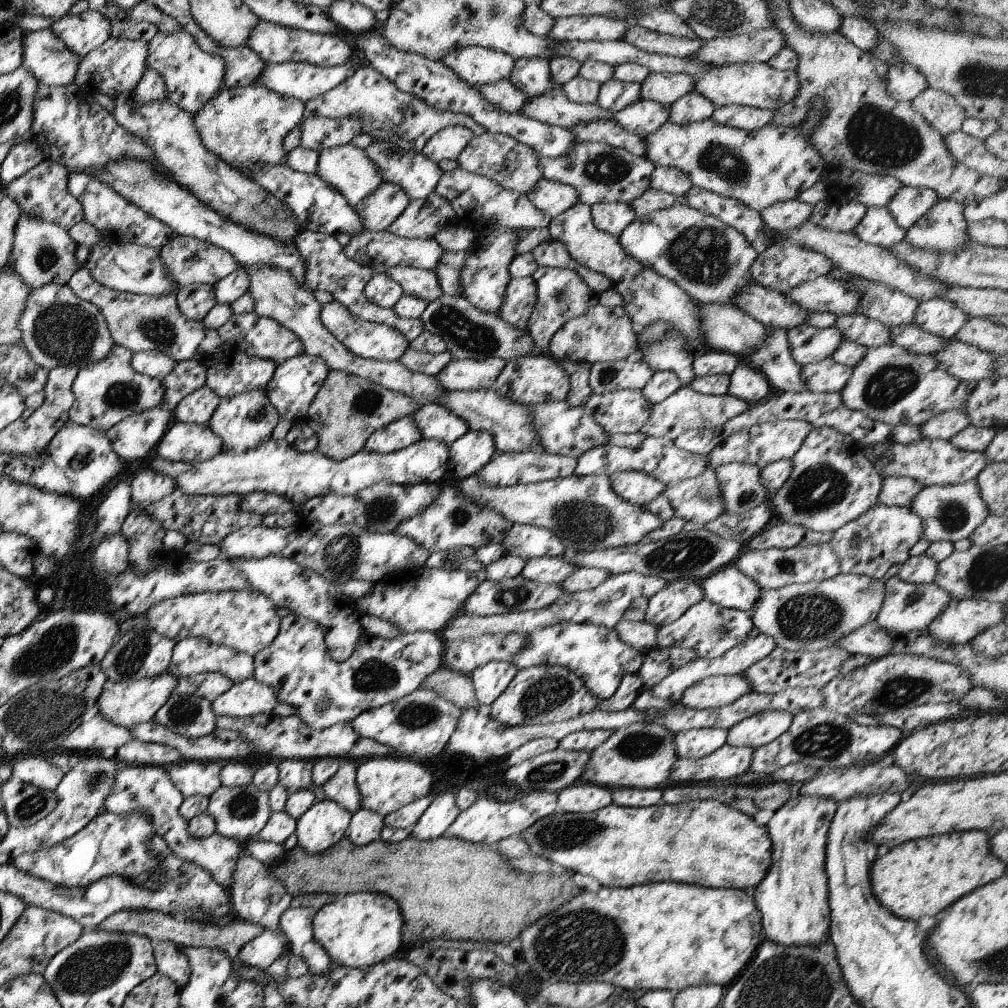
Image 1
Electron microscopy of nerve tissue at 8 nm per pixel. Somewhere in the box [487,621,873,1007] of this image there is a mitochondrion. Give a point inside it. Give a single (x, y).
(582, 942)

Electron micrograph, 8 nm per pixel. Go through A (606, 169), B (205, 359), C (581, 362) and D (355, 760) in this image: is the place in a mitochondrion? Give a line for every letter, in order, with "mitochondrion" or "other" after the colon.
A: mitochondrion
B: other
C: other
D: other

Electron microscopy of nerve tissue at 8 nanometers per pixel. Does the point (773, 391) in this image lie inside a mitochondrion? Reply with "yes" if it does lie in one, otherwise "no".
no

